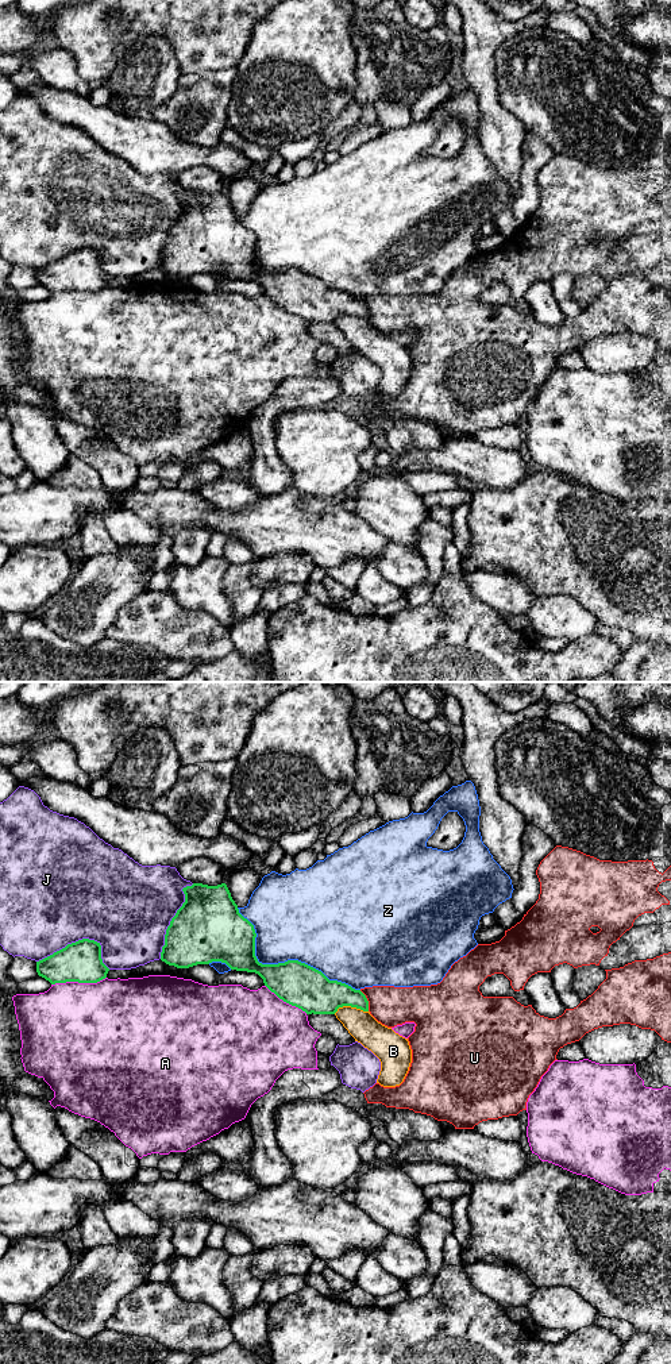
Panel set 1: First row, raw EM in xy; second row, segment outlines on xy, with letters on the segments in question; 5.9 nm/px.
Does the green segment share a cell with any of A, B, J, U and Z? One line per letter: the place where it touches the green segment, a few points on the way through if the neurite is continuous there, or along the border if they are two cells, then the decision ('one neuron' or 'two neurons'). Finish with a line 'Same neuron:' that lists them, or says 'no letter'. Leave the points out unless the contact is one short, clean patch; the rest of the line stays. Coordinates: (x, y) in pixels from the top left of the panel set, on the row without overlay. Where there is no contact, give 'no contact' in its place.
A: xy (78, 291) | two neurons
B: xy (350, 313) | two neurons
J: xy (80, 249) | two neurons
U: xy (367, 309) | two neurons
Z: xy (282, 272) | two neurons
Same neuron: no letter

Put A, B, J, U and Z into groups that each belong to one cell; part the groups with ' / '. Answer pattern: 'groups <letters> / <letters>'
groups A / B / J / U / Z

